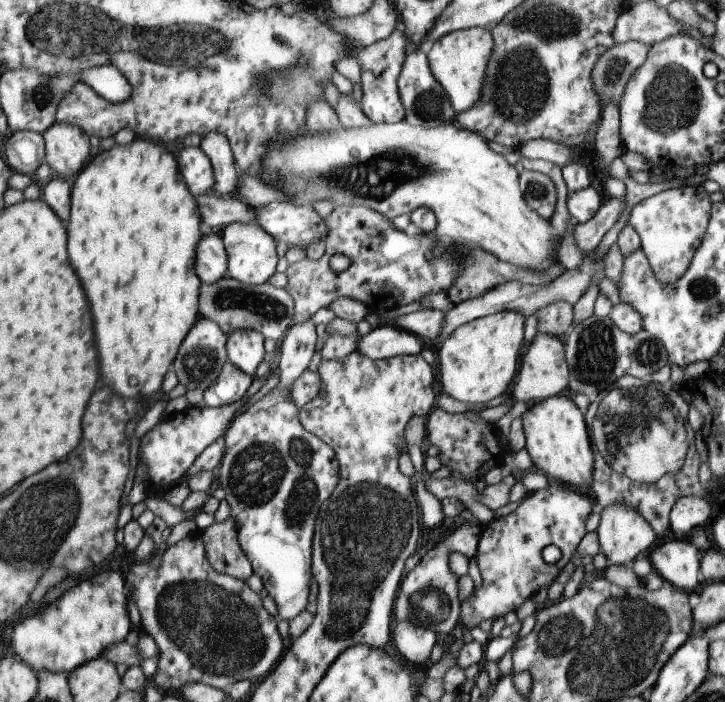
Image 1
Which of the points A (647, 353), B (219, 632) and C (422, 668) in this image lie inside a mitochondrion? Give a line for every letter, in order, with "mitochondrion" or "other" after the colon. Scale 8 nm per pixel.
A: mitochondrion
B: mitochondrion
C: other

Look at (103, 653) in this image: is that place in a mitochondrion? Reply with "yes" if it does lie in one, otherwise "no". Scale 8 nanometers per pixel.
no

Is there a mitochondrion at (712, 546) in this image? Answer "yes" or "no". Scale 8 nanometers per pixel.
no

